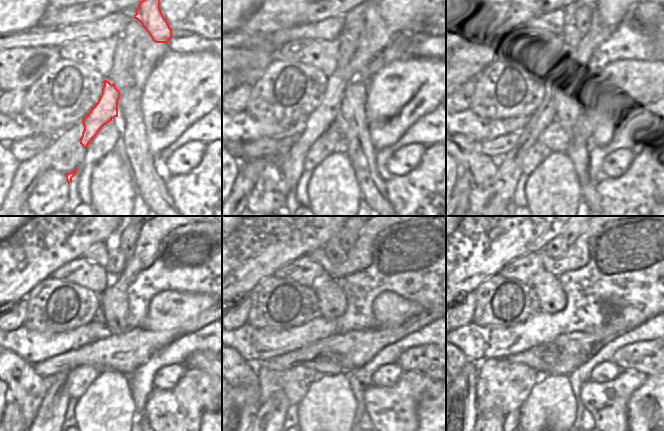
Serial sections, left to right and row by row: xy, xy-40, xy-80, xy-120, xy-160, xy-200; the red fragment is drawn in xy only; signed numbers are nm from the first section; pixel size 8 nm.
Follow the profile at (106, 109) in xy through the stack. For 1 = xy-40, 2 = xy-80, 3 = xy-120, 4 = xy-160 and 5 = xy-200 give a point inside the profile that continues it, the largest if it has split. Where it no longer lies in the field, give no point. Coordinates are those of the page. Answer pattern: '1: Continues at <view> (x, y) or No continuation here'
1: Continues at xy-40 (377, 35)
2: Continues at xy-80 (509, 171)
3: Continues at xy-120 (49, 419)
4: Continues at xy-160 (270, 419)
5: Continues at xy-200 (497, 419).

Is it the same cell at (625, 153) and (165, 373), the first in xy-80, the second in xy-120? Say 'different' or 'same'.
same

